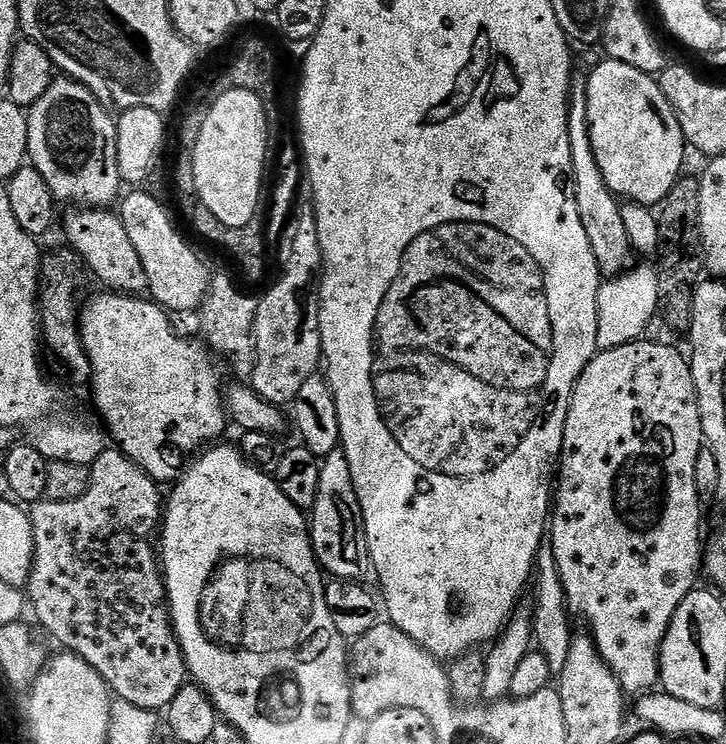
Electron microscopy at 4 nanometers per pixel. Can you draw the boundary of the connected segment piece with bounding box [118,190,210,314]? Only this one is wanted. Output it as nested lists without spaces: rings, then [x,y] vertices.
[[[148,190],[129,191],[132,193],[119,201],[118,215],[122,226],[126,226],[126,234],[130,234],[130,242],[134,242],[134,250],[138,250],[138,258],[142,258],[142,270],[146,270],[148,283],[147,291],[151,299],[169,313],[195,313],[208,292],[210,271],[200,261],[199,254],[180,237],[180,232],[172,225],[163,202],[144,191]]]

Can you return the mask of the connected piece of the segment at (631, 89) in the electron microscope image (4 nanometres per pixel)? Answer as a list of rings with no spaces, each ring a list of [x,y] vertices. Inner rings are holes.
[[[607,58],[601,60],[601,64],[586,76],[590,146],[594,146],[594,158],[598,158],[606,186],[610,186],[612,193],[621,201],[659,206],[683,173],[680,171],[684,168],[686,141],[682,126],[678,126],[678,118],[670,102],[666,102],[666,94],[662,94],[656,76],[647,76],[642,70],[634,70],[634,66],[626,66],[626,62]]]

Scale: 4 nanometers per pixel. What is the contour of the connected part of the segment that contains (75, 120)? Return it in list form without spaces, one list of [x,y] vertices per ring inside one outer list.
[[[56,78],[50,90],[27,109],[27,114],[30,130],[28,158],[31,167],[46,178],[52,196],[61,205],[87,206],[92,210],[115,205],[121,195],[122,181],[113,113],[78,81]]]

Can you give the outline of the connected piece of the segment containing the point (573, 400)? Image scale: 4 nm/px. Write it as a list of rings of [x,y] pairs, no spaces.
[[[641,338],[629,344],[597,351],[578,378],[570,398],[570,410],[566,414],[564,441],[558,461],[558,483],[554,488],[554,507],[550,512],[550,539],[558,574],[561,575],[568,613],[577,621],[588,623],[587,631],[596,643],[606,666],[613,672],[621,690],[632,698],[639,698],[660,684],[660,643],[666,638],[666,630],[674,618],[674,610],[682,606],[682,598],[697,587],[696,575],[702,572],[702,540],[700,544],[700,512],[697,487],[694,484],[694,466],[704,443],[702,418],[698,418],[698,398],[694,394],[694,378],[690,374],[688,356],[668,344]]]

